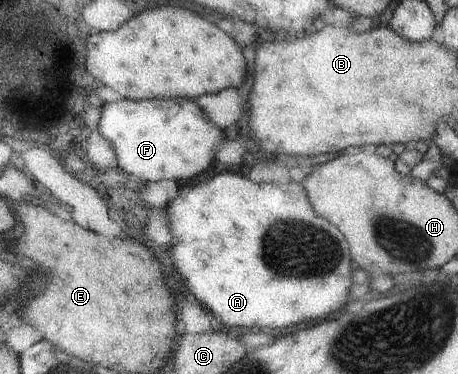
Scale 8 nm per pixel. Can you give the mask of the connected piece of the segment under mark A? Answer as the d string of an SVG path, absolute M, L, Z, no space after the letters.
M211 171L197 180L180 183L177 197L173 201L169 201L165 213L167 213L166 226L169 228L169 233L177 239L177 243L173 243L169 247L169 255L171 255L173 267L183 277L189 293L197 301L201 301L211 313L215 313L221 319L223 328L226 330L245 332L260 331L260 328L263 327L269 327L269 329L273 327L275 329L289 327L289 325L296 325L303 319L321 319L327 313L335 313L335 311L342 309L341 305L345 305L349 300L348 294L349 288L353 284L351 280L353 271L351 271L349 265L351 257L347 240L332 223L329 223L328 220L323 219L323 217L313 211L313 207L307 201L307 195L305 195L305 189L301 187L301 183L253 183L248 178L235 173Z

